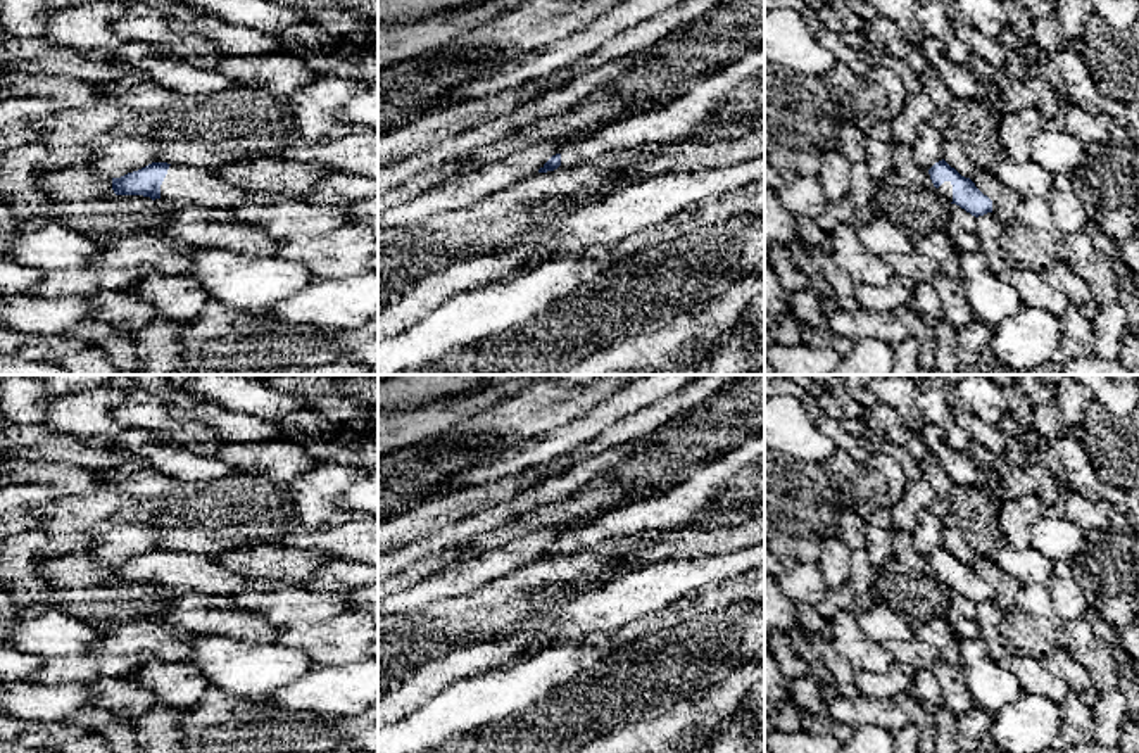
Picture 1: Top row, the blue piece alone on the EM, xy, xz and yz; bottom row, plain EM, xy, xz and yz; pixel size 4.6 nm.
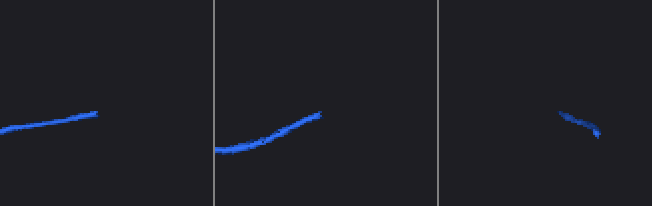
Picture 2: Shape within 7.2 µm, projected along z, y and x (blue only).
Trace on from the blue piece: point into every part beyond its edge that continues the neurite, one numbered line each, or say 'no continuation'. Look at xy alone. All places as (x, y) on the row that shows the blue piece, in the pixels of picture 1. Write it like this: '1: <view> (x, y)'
1: xy (183, 185)

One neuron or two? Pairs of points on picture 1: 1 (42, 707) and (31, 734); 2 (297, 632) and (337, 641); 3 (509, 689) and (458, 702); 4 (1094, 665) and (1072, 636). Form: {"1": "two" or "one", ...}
{"1": "two", "2": "one", "3": "one", "4": "one"}

